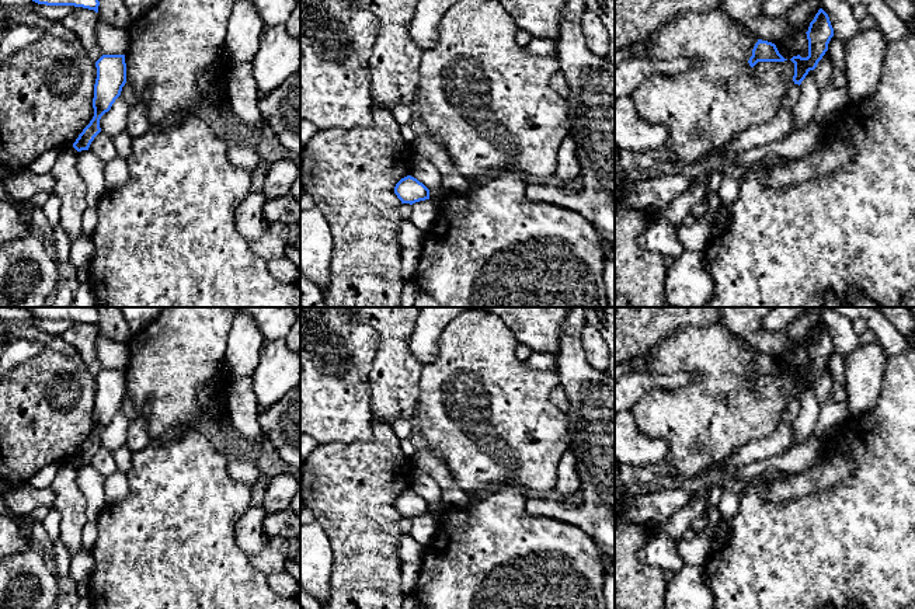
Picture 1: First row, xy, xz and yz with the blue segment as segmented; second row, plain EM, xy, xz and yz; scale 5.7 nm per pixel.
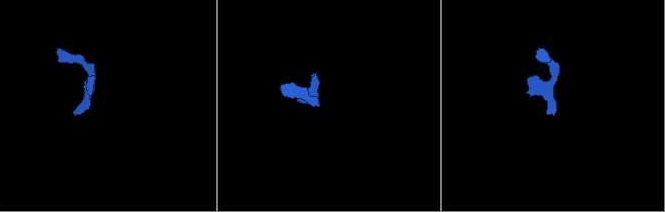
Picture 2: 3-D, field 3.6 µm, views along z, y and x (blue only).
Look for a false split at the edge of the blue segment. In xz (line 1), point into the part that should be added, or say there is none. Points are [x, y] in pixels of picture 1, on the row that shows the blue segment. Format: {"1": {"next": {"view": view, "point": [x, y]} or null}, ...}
{"1": {"next": null}}

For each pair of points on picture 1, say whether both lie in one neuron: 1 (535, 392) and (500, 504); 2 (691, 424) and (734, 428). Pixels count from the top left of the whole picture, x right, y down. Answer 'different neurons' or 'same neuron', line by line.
1: different neurons
2: same neuron

